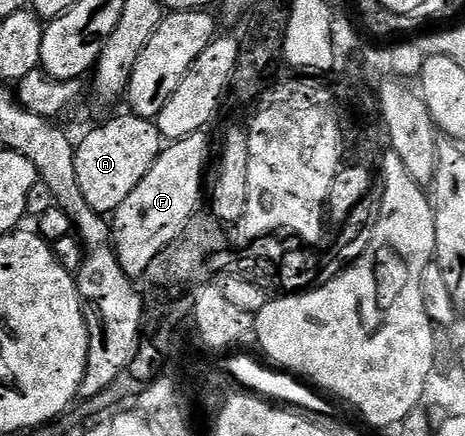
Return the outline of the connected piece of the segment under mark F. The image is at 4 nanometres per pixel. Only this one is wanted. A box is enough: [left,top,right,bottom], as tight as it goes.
[112,133,206,276]

